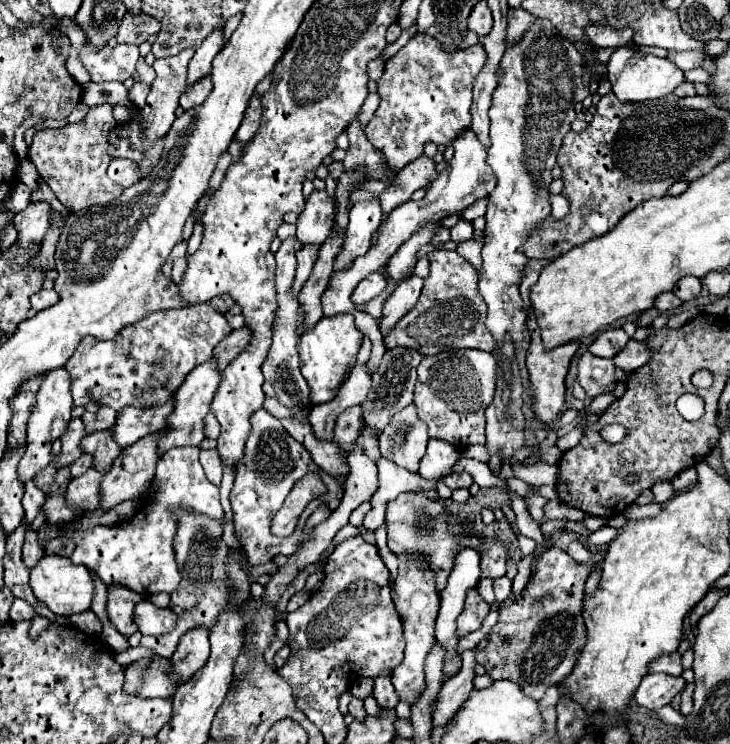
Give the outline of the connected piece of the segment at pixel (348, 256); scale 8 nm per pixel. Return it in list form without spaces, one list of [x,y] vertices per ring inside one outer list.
[[[378,197],[370,199],[370,201],[358,201],[352,205],[350,209],[350,223],[346,227],[346,235],[348,235],[348,243],[344,243],[344,251],[340,251],[340,255],[336,257],[336,267],[334,271],[338,271],[340,267],[350,267],[352,265],[352,259],[364,255],[372,243],[372,235],[378,231],[382,223],[382,207],[380,207],[380,201]]]

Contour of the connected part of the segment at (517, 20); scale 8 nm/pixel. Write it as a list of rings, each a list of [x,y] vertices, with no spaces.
[[[510,9],[508,11],[508,29],[506,29],[506,47],[514,47],[520,43],[526,31],[536,23],[536,15],[526,9]]]

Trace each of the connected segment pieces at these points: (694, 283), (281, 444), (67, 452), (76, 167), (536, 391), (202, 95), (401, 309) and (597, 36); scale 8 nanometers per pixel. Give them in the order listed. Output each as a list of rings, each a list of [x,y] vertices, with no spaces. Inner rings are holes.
[[[684,277],[680,279],[680,283],[676,283],[676,287],[672,289],[672,293],[676,293],[676,297],[680,301],[690,301],[694,297],[698,297],[702,291],[702,283],[696,277]]]
[[[260,409],[252,415],[250,423],[252,423],[252,435],[248,437],[244,457],[236,467],[238,473],[234,479],[234,487],[230,491],[230,503],[232,503],[232,511],[234,511],[236,537],[242,543],[242,547],[248,555],[248,561],[252,565],[260,565],[260,563],[270,561],[278,553],[292,555],[292,551],[296,551],[296,543],[300,541],[300,531],[296,529],[290,537],[276,537],[270,531],[270,519],[278,513],[286,495],[290,493],[292,485],[298,479],[302,479],[306,473],[318,473],[320,479],[324,481],[328,493],[334,495],[334,497],[330,497],[332,511],[338,507],[340,499],[336,499],[336,481],[332,479],[332,475],[328,475],[320,467],[316,467],[316,463],[308,455],[306,447],[288,435],[288,431],[282,427],[280,419],[276,419],[266,409]]]
[[[72,419],[72,421],[68,423],[66,433],[60,437],[60,441],[62,441],[62,451],[60,451],[60,455],[54,459],[54,463],[60,463],[60,465],[70,465],[70,463],[74,463],[74,461],[82,455],[80,441],[82,441],[84,435],[86,435],[86,429],[84,429],[82,419]]]
[[[104,103],[98,107],[92,107],[88,115],[72,125],[64,125],[60,129],[42,129],[36,131],[34,141],[30,145],[28,157],[36,165],[40,177],[44,177],[46,185],[54,191],[58,201],[70,209],[72,213],[88,209],[92,205],[106,205],[114,201],[124,189],[116,187],[112,179],[108,179],[106,169],[112,161],[108,155],[110,147],[110,131],[116,129],[116,121],[112,117],[112,105]],[[100,139],[100,141],[90,141]]]
[[[532,307],[528,309],[528,331],[530,331],[530,347],[528,347],[528,355],[526,355],[526,367],[528,367],[528,373],[530,373],[530,389],[532,389],[532,395],[534,395],[534,413],[540,421],[544,423],[552,423],[558,413],[562,411],[562,405],[564,405],[564,393],[566,393],[566,385],[564,385],[564,377],[568,373],[568,365],[570,365],[570,359],[574,357],[574,353],[578,351],[580,347],[580,341],[568,341],[564,345],[558,345],[554,349],[546,349],[542,339],[540,339],[540,329],[538,329],[538,323],[534,323],[534,311]]]
[[[204,77],[204,79],[196,81],[194,85],[190,85],[190,87],[182,93],[182,97],[180,97],[180,107],[182,107],[184,111],[198,107],[200,103],[206,101],[206,97],[210,95],[210,91],[212,91],[212,81],[210,81],[210,77]]]
[[[412,275],[408,277],[404,283],[400,283],[400,287],[396,287],[396,291],[386,299],[384,303],[384,323],[380,323],[380,331],[384,335],[384,331],[388,331],[388,327],[392,327],[398,319],[402,319],[418,301],[420,297],[420,289],[422,289],[422,279]]]
[[[584,27],[586,37],[590,37],[590,43],[594,47],[616,47],[616,45],[626,45],[632,39],[632,29],[624,27],[624,29],[612,29],[612,27]]]

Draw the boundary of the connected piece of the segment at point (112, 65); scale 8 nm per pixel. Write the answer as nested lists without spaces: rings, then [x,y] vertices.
[[[84,43],[78,51],[78,59],[90,73],[90,81],[126,81],[136,71],[136,61],[140,53],[136,45],[116,43],[114,47],[104,45],[96,47],[92,43]]]

